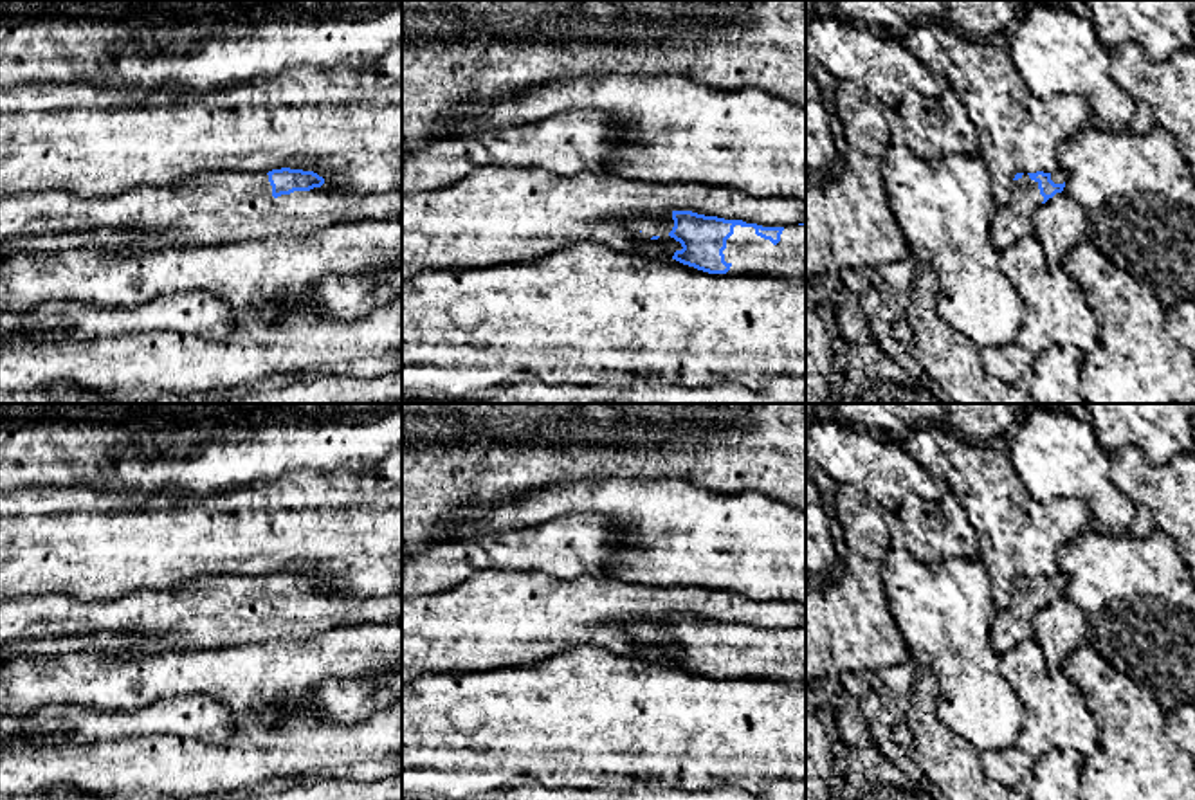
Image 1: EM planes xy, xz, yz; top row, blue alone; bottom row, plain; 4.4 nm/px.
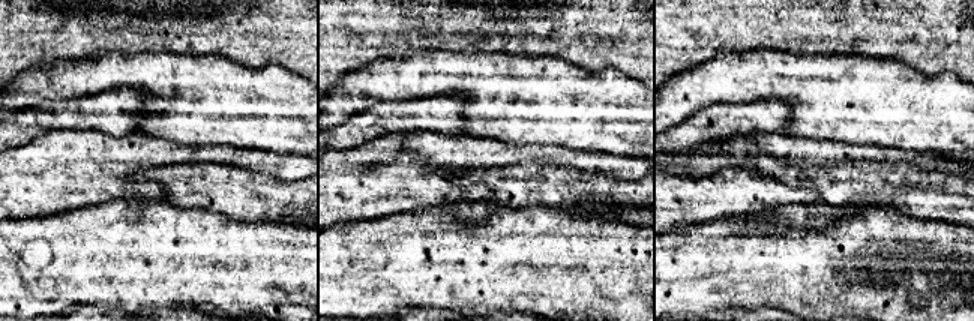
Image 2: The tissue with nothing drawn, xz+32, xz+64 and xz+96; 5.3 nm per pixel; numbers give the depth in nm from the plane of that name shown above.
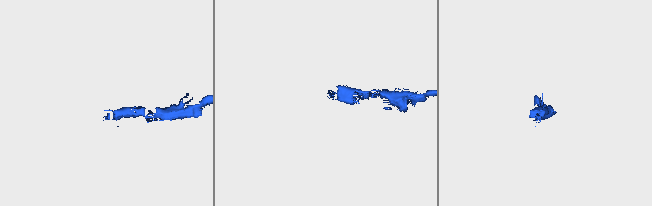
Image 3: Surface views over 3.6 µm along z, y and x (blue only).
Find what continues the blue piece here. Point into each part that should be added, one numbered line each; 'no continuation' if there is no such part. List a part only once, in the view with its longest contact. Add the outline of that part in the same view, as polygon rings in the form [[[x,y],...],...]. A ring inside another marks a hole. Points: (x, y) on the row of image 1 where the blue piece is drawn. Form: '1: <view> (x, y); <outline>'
1: xy (220, 208); [[[220,171],[195,177],[177,186],[141,187],[106,198],[85,198],[70,191],[25,193],[20,196],[0,198],[0,247],[18,247],[47,234],[72,232],[132,232],[135,241],[128,249],[155,250],[162,247],[214,247],[233,241],[263,240],[276,236],[310,236],[339,223],[360,220],[393,220],[402,218],[402,187],[388,193],[355,195],[337,189],[314,187],[310,191],[294,191],[290,195],[272,196],[272,186],[267,173]]]
2: xz (748, 253); [[[735,225],[723,254],[732,265],[726,274],[766,276],[806,286],[806,225],[784,227],[777,245],[757,236],[753,227]]]

